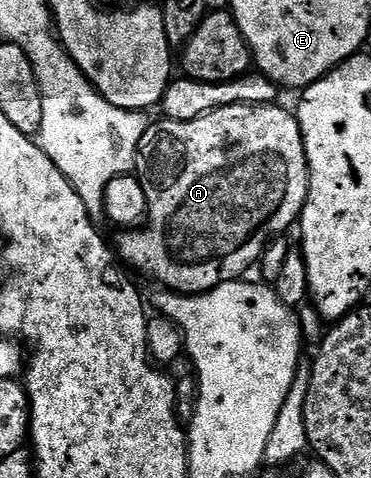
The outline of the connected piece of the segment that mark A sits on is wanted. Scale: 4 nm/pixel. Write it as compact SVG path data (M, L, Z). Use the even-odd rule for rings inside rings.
M234 104L219 108L216 112L205 114L196 120L181 122L180 120L160 119L160 124L152 123L145 130L139 143L139 153L135 156L134 175L138 176L143 193L147 199L147 218L145 226L138 230L123 230L119 235L117 256L128 269L136 268L143 276L156 280L159 286L180 294L198 294L211 292L217 286L228 284L230 280L246 277L247 271L259 260L263 247L270 236L283 232L291 223L300 219L303 206L307 200L308 171L307 151L303 145L303 132L299 128L299 121L280 106L252 106L249 104Z

